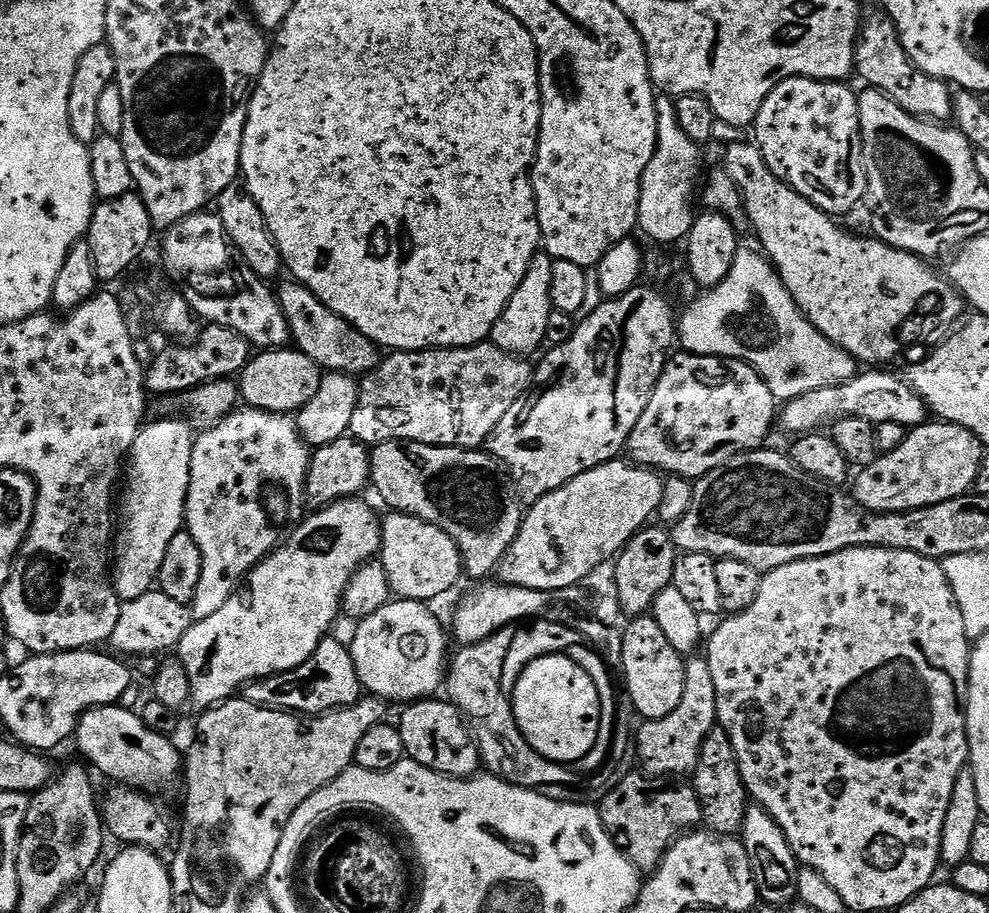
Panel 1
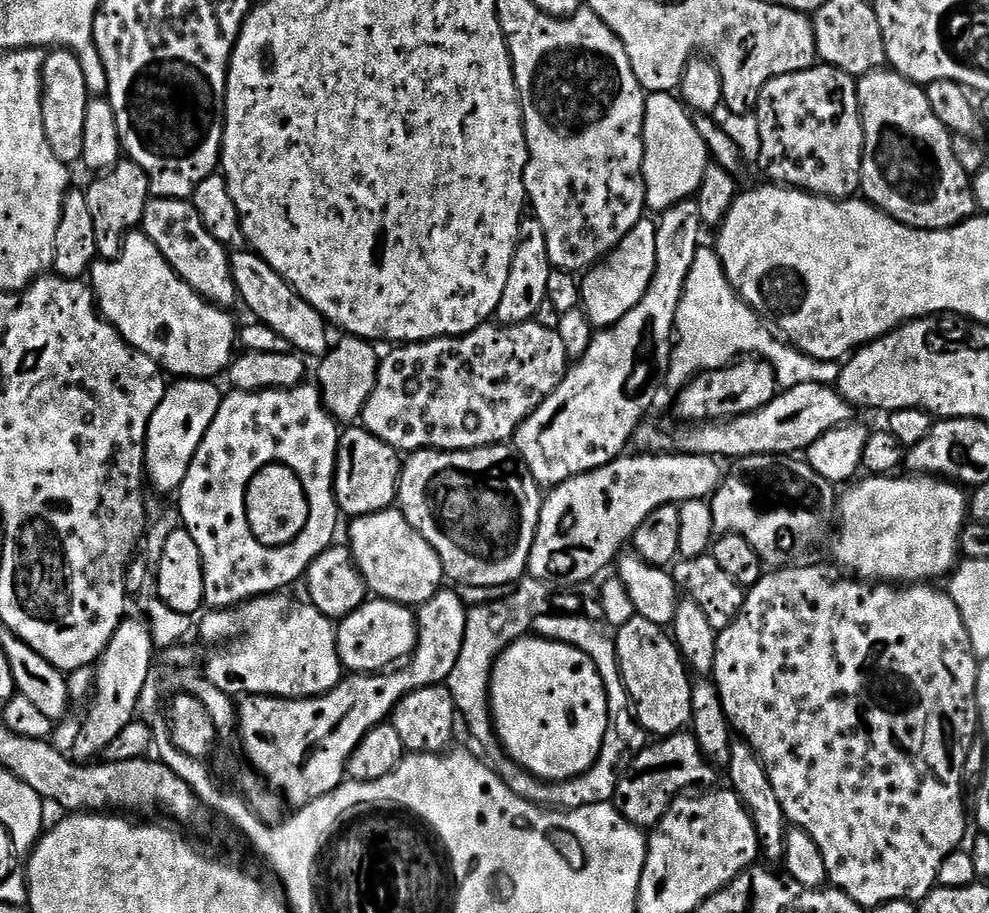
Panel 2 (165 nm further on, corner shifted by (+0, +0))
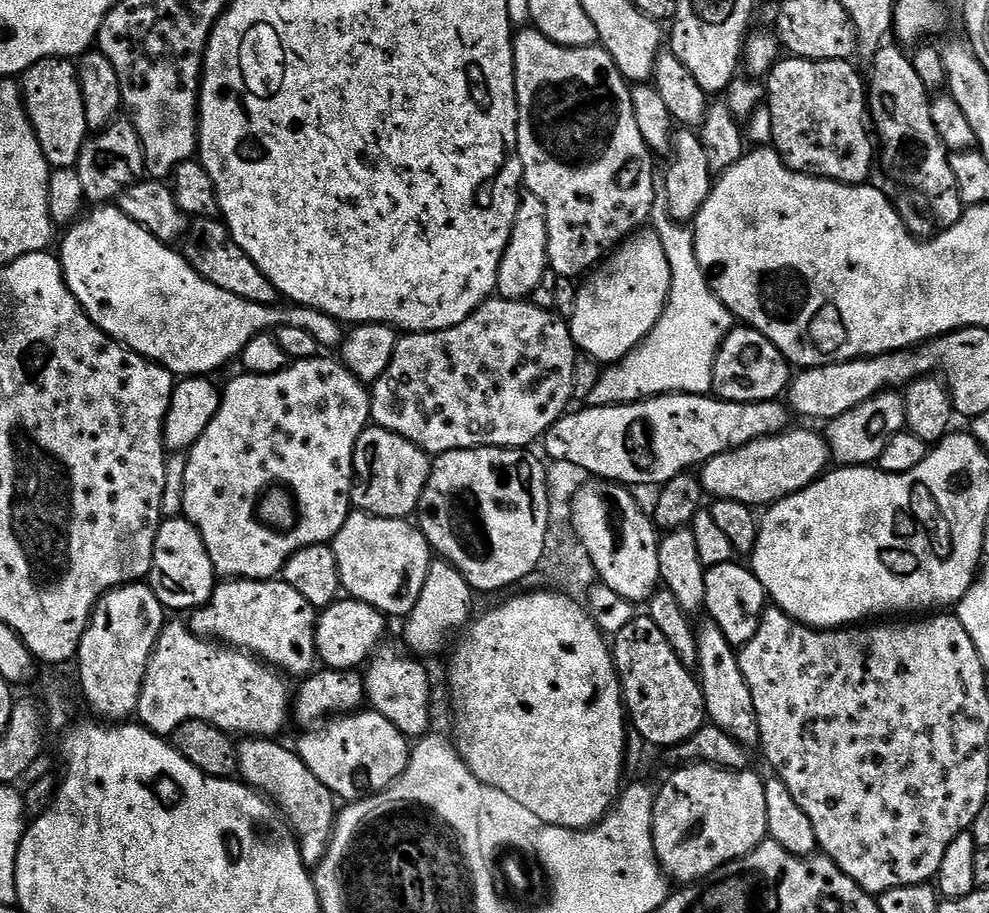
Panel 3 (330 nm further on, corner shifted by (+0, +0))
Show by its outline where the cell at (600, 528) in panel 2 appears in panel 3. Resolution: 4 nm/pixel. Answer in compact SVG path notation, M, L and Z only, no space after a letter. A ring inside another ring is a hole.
M793 427L776 436L764 436L733 452L710 458L699 469L700 485L709 497L733 500L753 506L771 506L776 501L801 492L824 475L830 464L828 441L816 432Z

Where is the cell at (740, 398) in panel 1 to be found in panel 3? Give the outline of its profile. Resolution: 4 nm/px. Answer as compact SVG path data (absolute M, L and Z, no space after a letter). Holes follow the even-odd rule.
M736 326L716 351L712 392L719 399L743 404L756 404L760 400L779 401L787 393L793 375L793 369L782 350L778 350L778 346L774 346L766 334L751 326Z

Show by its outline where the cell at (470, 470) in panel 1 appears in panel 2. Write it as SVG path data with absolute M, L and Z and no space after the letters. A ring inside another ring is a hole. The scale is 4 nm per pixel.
M507 443L490 444L483 448L468 448L464 452L441 452L434 448L426 448L422 452L411 453L403 461L400 470L400 491L398 493L398 510L410 522L418 534L422 534L433 549L440 556L440 561L444 567L445 577L449 581L457 580L460 586L478 586L479 588L491 588L498 590L502 584L515 585L524 579L528 570L528 559L530 550L534 546L536 531L540 525L540 506L542 503L542 488L530 474L530 470L520 459L515 447Z

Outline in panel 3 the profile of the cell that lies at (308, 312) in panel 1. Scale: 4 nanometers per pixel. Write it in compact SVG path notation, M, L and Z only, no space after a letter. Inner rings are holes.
M196 218L187 225L182 237L182 255L188 260L188 265L206 282L214 282L214 286L222 286L222 290L230 290L230 294L238 294L238 298L246 298L250 302L260 304L275 305L278 300L278 293L274 285L250 262L250 258L243 252L237 244L232 241L232 236L228 232L228 227L224 225L220 218Z

